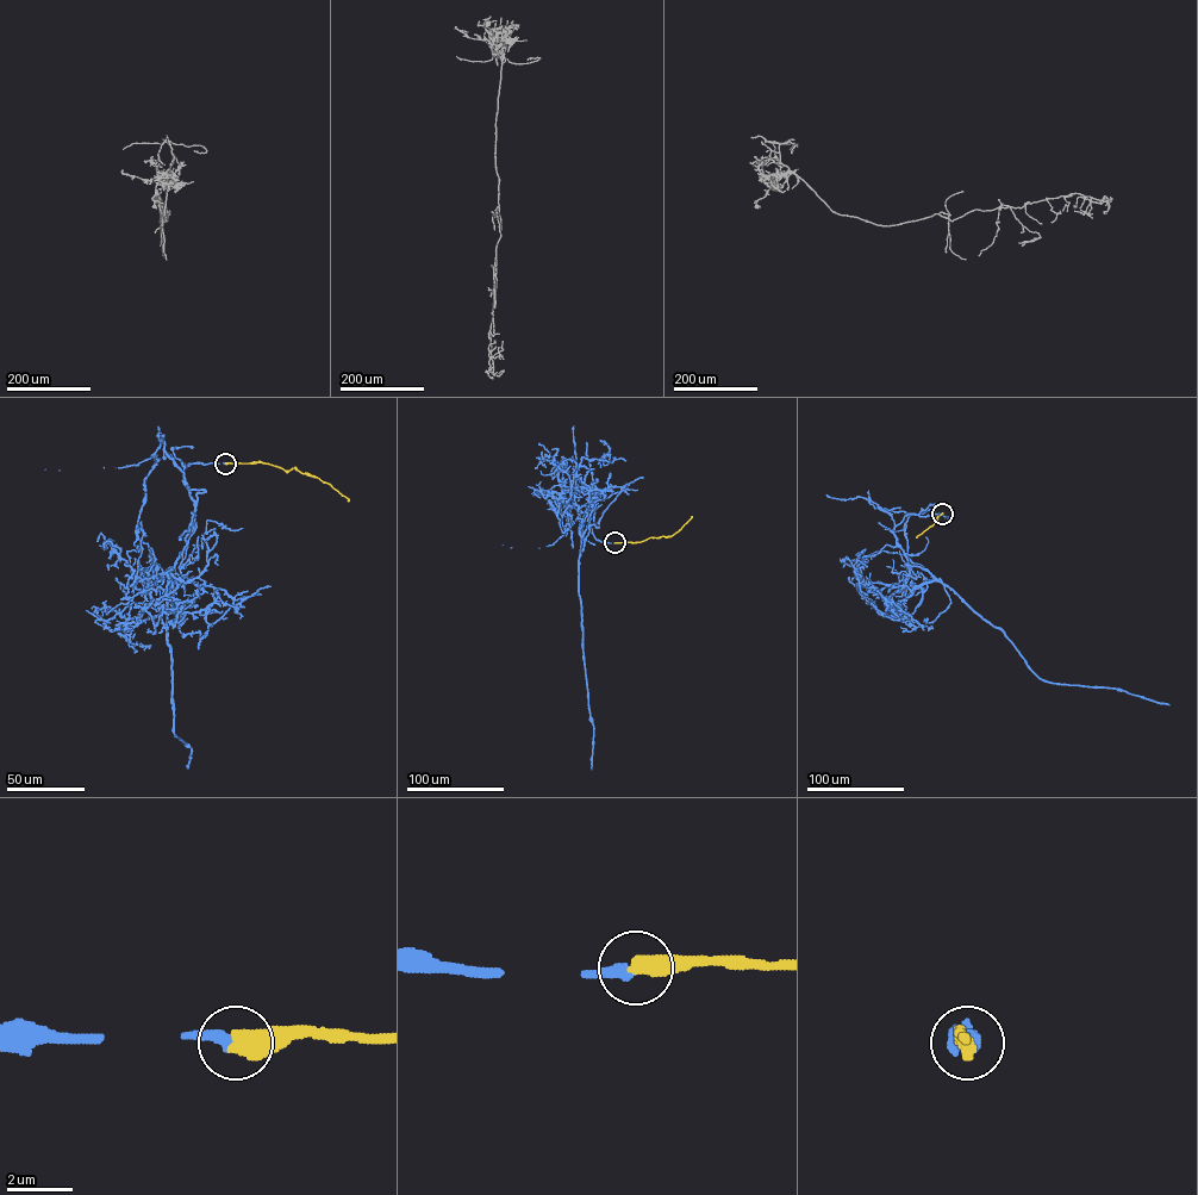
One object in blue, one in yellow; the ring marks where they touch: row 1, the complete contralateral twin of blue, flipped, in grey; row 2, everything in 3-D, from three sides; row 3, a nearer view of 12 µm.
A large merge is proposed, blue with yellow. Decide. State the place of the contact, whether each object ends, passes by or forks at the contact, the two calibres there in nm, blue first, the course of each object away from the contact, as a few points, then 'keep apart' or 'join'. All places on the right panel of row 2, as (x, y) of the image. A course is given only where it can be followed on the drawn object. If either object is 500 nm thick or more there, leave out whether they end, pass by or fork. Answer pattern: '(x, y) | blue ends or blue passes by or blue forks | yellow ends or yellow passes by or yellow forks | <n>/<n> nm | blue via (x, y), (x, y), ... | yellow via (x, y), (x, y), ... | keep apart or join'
(942, 514) | 320/600 nm | blue via (942, 514), (905, 516), (891, 530), (896, 543), (910, 566), (927, 568), (998, 627), (1037, 676), (1168, 704) | yellow via (942, 514), (916, 537) | join

